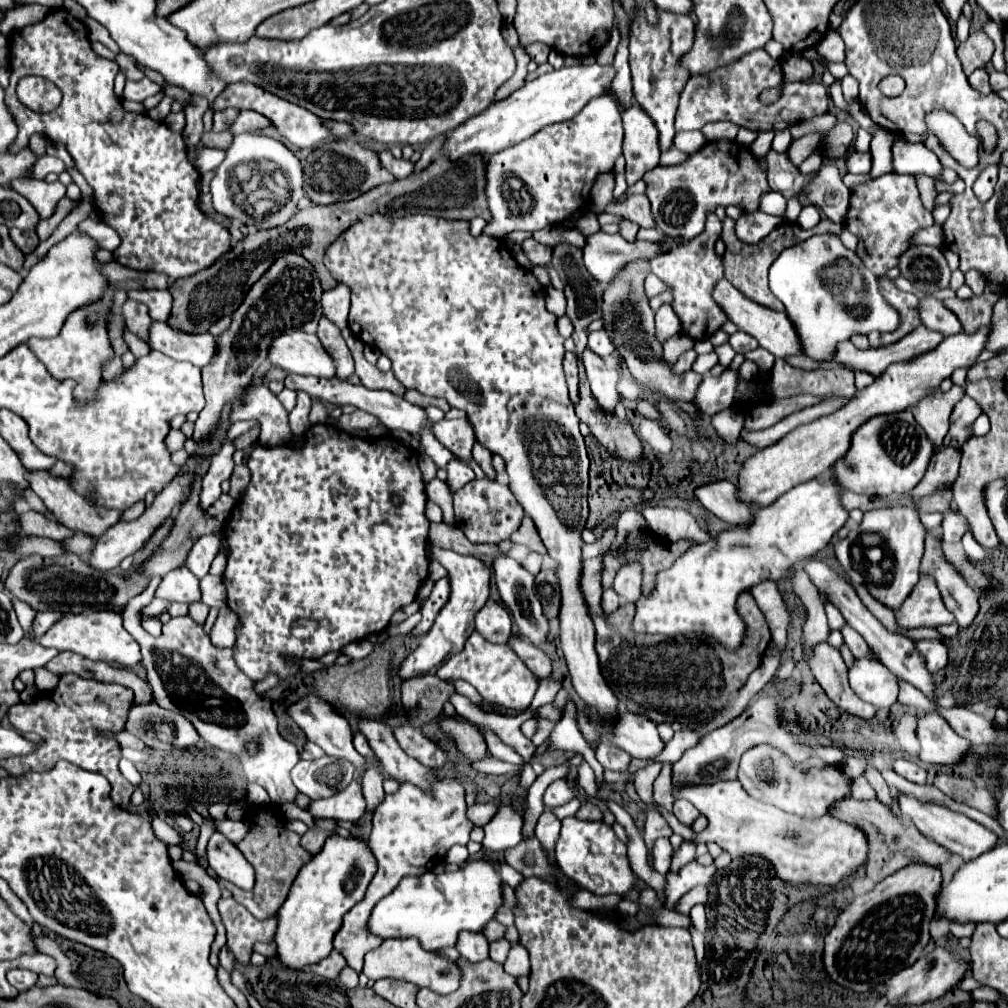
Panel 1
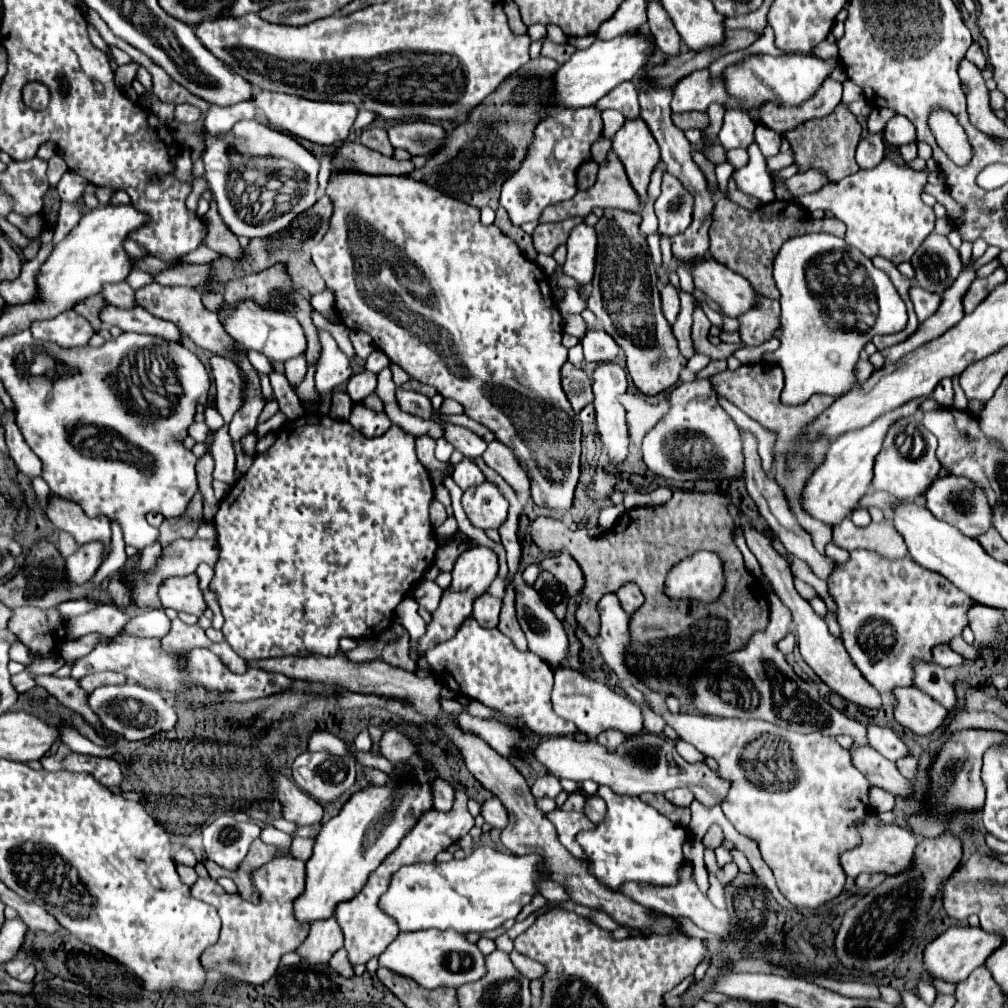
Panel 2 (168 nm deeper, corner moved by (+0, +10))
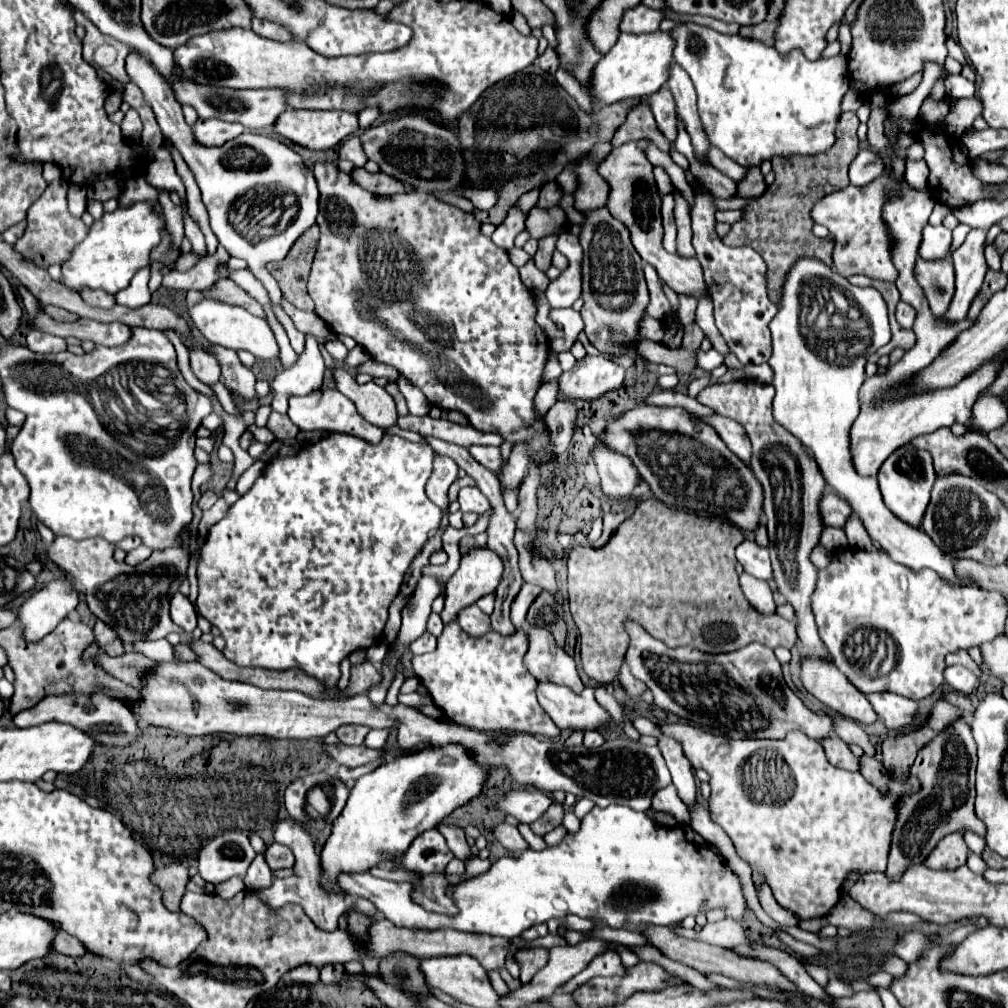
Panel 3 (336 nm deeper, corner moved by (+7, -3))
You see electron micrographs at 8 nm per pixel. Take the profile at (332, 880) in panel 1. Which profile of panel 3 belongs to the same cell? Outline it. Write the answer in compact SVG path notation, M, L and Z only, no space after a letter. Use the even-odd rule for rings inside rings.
M449 744L449 746L443 746L443 748L425 748L425 750L419 750L419 752L415 752L415 754L389 758L389 762L385 762L383 766L379 766L379 768L375 768L373 772L361 776L361 778L355 782L355 786L351 788L349 800L347 800L343 812L341 812L341 814L337 816L337 820L333 822L333 830L331 830L331 834L329 834L329 838L327 838L325 846L323 846L323 850L321 850L321 854L319 854L319 858L321 858L321 886L323 886L327 892L341 892L341 896L347 896L347 892L337 884L337 880L339 880L341 874L345 874L345 872L369 872L371 868L379 866L381 862L389 862L389 856L403 856L403 854L407 852L409 844L413 842L413 838L417 838L421 832L425 832L425 830L429 830L429 828L435 828L435 826L437 826L447 814L451 814L457 806L465 804L465 802L469 802L473 796L477 796L477 794L481 792L481 784L483 784L487 772L489 772L489 770L483 768L483 766L479 766L479 764L469 756L469 752L467 752L463 746Z

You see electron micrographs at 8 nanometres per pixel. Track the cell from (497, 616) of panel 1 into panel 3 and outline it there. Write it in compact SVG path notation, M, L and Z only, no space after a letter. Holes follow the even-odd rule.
M477 604L463 608L457 616L457 622L469 636L485 636L485 632L491 630L489 616Z

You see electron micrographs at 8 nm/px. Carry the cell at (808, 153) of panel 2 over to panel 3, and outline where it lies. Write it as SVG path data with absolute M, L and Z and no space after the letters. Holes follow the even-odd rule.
M841 112L837 122L837 144L833 144L829 152L823 152L821 156L793 156L793 160L773 160L775 182L761 198L747 206L745 216L735 222L729 234L723 238L727 246L751 246L763 256L767 264L769 298L775 300L775 304L781 298L781 284L793 260L799 260L801 256L815 256L825 264L831 264L833 240L813 236L813 220L809 212L819 198L823 198L827 192L835 192L835 186L849 184L847 168L859 152L857 126L859 118L855 116L855 112Z

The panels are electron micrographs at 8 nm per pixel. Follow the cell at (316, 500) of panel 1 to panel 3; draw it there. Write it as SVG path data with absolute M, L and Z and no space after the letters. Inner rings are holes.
M329 434L313 444L303 444L295 456L277 456L273 458L263 474L255 480L251 490L243 494L225 514L223 520L219 520L215 526L211 526L205 546L201 550L201 560L197 566L197 580L199 580L199 596L197 606L201 614L219 628L225 648L223 654L227 660L241 664L241 666L259 666L269 670L289 670L289 668L301 668L309 676L317 678L319 682L333 686L339 682L339 662L347 658L355 650L367 650L373 644L379 644L383 636L383 628L387 622L387 610L393 598L401 592L401 584L405 578L407 568L415 560L415 556L423 550L427 542L427 532L437 530L441 526L441 508L437 508L425 494L425 484L431 474L431 462L435 452L429 448L429 444L413 444L401 436L385 434L379 444L367 444L365 440L359 440L349 434Z

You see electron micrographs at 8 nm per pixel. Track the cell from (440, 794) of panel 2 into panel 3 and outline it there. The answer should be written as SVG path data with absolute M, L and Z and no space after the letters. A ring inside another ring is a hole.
M441 822L441 824L437 826L437 830L445 836L445 840L447 840L451 852L453 852L459 860L465 860L465 858L471 854L469 846L467 846L467 840L465 840L465 832L463 832L457 824L445 824L445 822Z

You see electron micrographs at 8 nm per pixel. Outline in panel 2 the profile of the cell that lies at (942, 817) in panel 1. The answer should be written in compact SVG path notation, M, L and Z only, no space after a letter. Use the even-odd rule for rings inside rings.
M852 745L848 751L850 751L854 767L860 769L868 777L868 781L872 781L872 785L882 787L882 789L894 793L896 797L910 795L910 791L912 791L910 781L906 781L898 773L896 765L892 761L884 759L878 751L874 751L872 747L866 747L866 745L864 747Z

